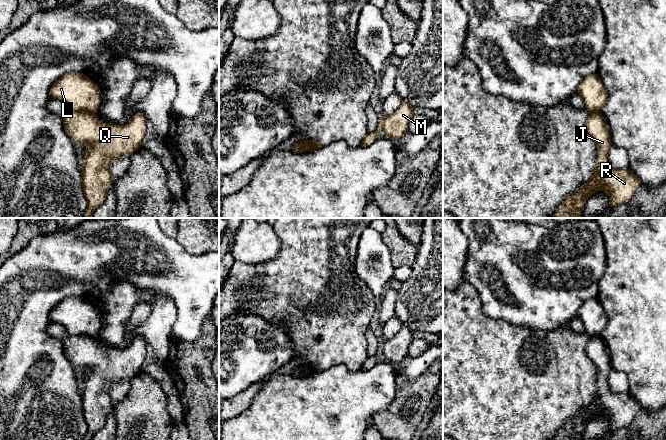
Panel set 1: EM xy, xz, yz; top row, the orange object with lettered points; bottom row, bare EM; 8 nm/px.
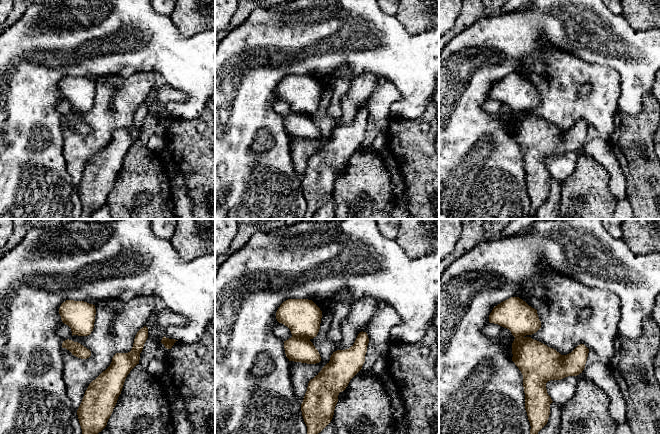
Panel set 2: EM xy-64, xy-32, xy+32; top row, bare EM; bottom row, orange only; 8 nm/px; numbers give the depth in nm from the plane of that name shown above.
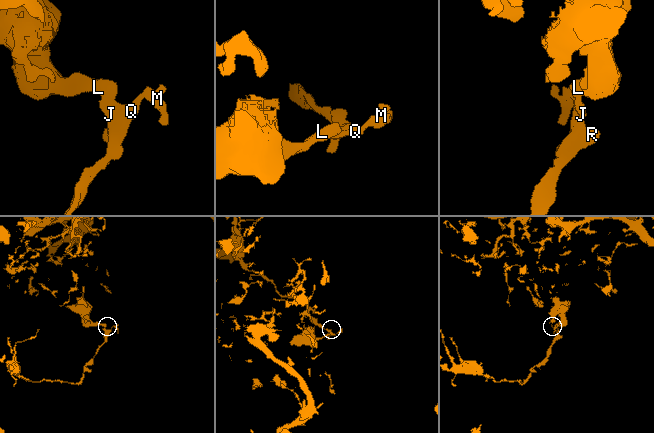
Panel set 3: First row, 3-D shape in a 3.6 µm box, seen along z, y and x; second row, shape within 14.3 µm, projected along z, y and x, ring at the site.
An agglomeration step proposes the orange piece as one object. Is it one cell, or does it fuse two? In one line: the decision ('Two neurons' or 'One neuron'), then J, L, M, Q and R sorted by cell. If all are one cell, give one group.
Two neurons. Groups: J M Q R / L

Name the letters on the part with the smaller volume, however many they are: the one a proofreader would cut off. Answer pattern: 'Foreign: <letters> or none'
Foreign: J, M, Q, R

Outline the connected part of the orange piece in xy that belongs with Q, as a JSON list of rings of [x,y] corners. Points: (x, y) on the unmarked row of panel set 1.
[[[86,335],[69,336],[63,340],[64,354],[75,368],[82,367],[88,373],[84,377],[84,388],[81,395],[81,406],[84,419],[87,423],[85,440],[92,440],[95,433],[103,427],[107,416],[114,406],[109,389],[124,379],[132,379],[137,375],[145,360],[146,343],[139,336],[125,349],[103,347],[95,337]]]

